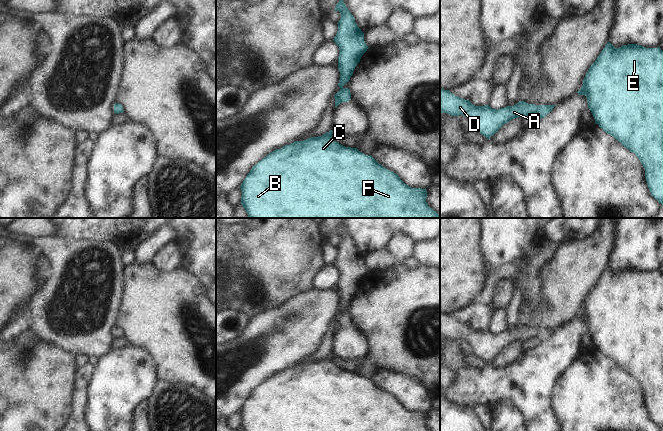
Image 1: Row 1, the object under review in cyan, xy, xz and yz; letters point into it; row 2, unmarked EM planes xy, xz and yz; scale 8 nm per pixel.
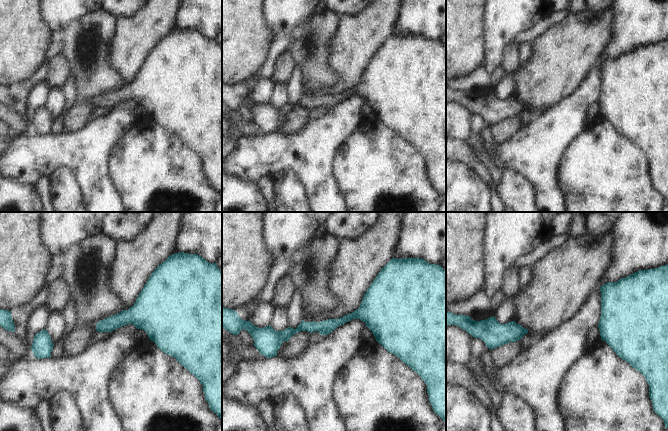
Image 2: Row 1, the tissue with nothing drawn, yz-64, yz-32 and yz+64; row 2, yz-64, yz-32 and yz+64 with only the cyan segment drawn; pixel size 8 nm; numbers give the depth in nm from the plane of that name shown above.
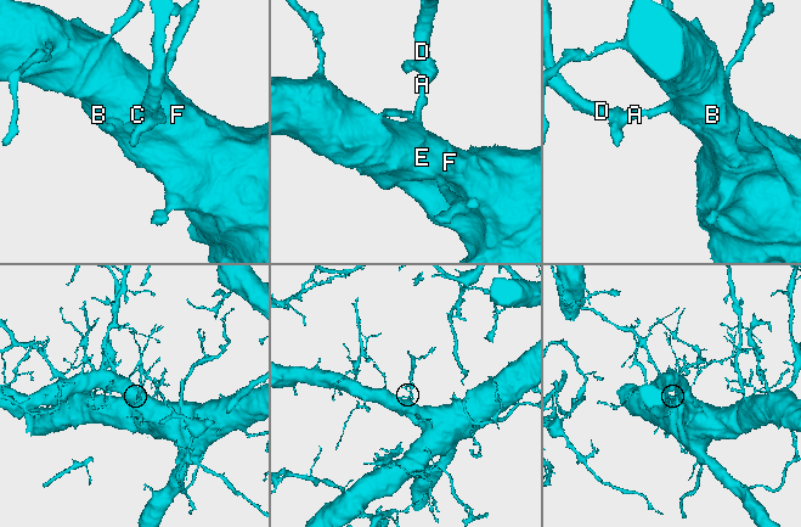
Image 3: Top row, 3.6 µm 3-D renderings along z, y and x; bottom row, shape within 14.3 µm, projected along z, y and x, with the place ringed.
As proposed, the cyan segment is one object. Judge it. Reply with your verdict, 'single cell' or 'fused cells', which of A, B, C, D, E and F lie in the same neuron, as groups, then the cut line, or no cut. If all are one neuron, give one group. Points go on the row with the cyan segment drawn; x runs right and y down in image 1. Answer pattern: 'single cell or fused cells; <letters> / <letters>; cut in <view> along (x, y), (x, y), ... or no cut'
single cell; A B C D E F; no cut

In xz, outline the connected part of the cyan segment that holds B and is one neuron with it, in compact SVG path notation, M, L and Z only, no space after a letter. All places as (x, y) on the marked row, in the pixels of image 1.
M330 130L322 136L295 141L274 150L254 165L240 186L241 205L247 212L248 218L440 218L440 215L426 202L427 189L409 187L396 173L383 167L371 155L365 155L357 148L339 144L332 139L332 134L333 131Z

